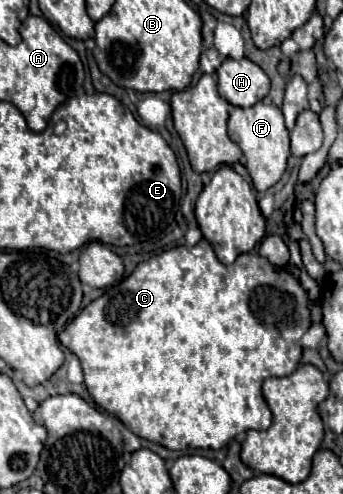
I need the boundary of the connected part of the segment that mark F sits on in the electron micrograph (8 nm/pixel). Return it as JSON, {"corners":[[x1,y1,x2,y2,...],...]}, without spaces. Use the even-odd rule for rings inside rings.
{"corners":[[259,101,249,109,235,107,229,115,229,135,245,155,245,167,257,191,267,191,283,177,287,169,287,157,291,155,291,151,289,151,289,131,283,123,283,113,279,107,267,101]]}

